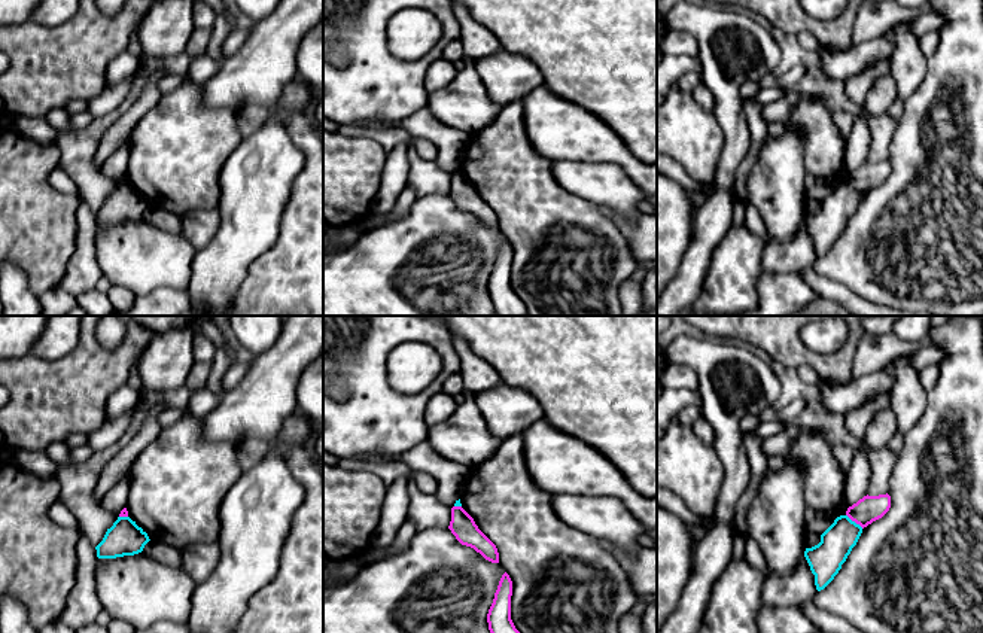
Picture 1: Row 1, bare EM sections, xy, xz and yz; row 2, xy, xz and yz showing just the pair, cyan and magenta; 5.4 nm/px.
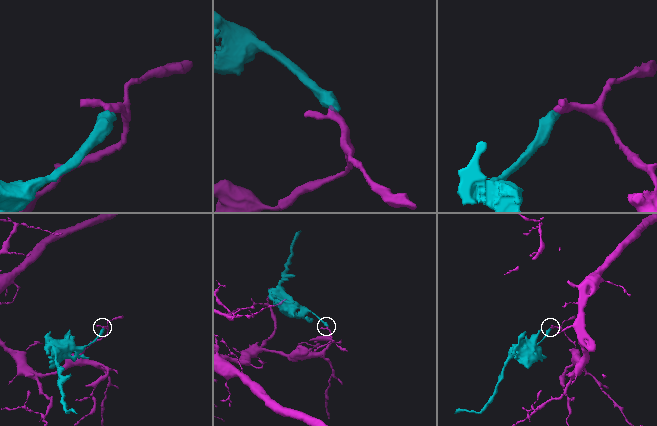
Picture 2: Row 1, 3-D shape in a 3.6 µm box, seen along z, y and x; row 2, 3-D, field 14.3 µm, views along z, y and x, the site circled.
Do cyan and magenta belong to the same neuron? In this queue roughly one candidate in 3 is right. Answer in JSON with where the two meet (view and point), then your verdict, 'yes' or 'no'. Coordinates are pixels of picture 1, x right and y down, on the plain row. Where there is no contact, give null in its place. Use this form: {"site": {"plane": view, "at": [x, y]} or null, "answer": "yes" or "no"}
{"site": {"plane": "yz", "at": [854, 188]}, "answer": "no"}

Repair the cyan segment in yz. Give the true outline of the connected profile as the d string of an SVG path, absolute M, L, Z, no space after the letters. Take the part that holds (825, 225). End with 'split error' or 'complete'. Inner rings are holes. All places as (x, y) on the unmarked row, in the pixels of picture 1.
M840 182L821 201L821 209L806 214L804 223L815 241L816 256L824 256L839 240L852 214L856 211L862 194L847 182Z | complete

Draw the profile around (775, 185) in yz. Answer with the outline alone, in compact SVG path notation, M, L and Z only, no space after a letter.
M785 125L779 137L767 137L748 179L748 201L766 226L766 243L791 240L806 217L804 134Z

